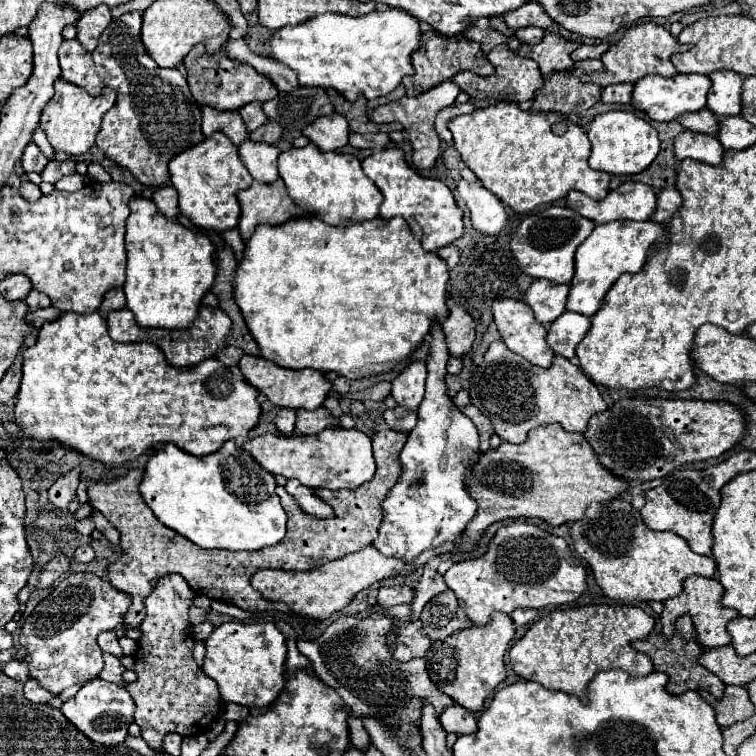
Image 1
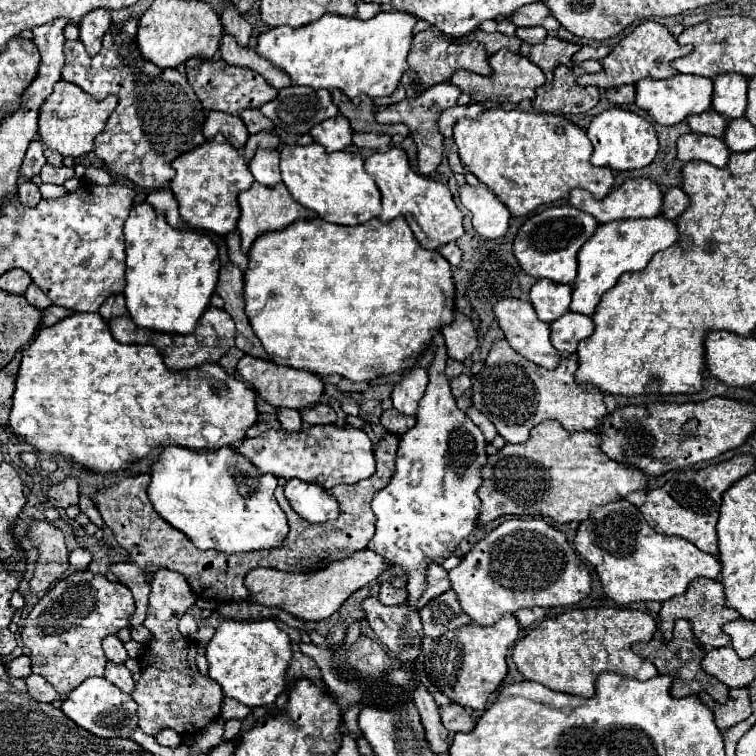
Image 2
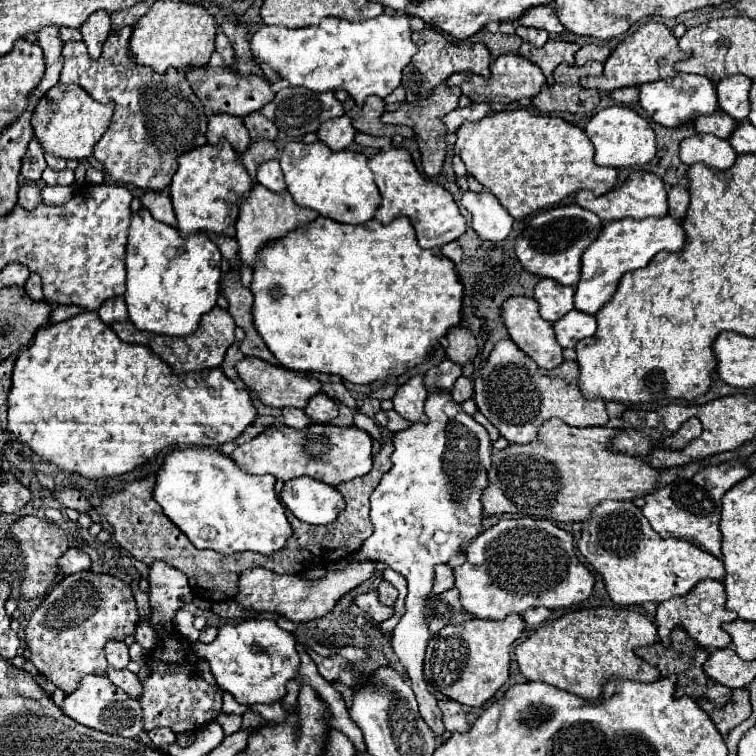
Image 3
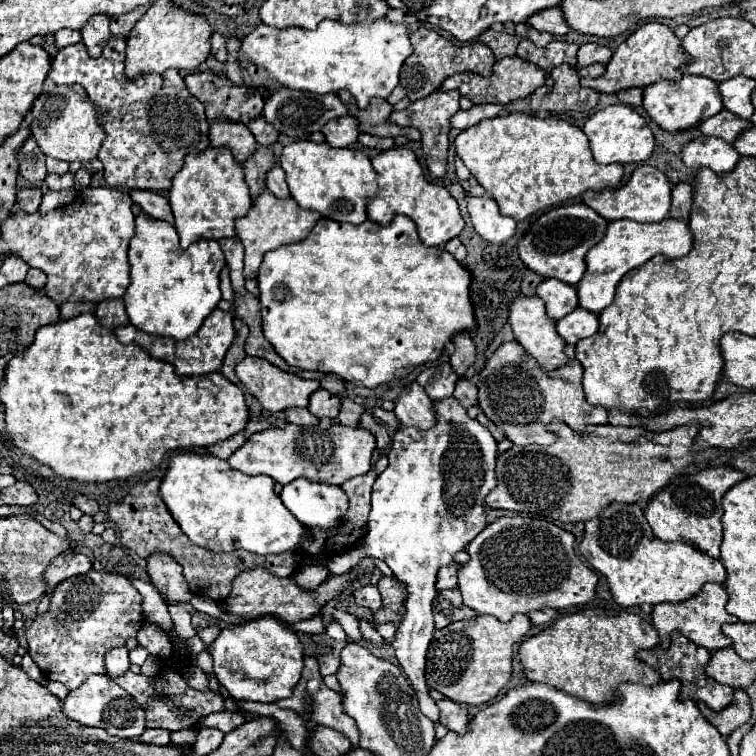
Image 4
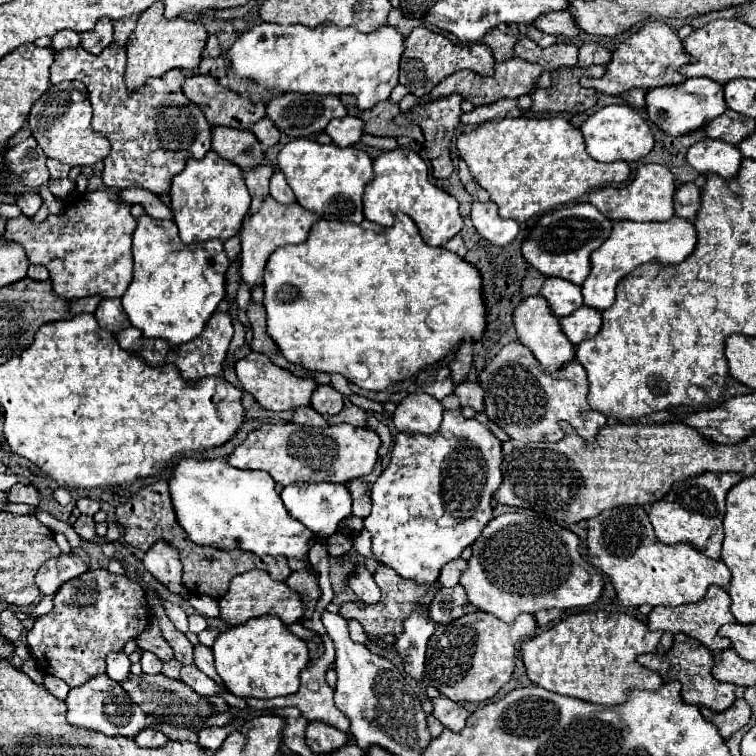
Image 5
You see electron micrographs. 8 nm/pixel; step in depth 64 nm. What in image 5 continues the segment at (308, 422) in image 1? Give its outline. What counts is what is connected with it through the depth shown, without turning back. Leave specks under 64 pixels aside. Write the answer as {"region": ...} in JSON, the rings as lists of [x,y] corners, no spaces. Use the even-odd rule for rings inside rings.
{"region":[[[318,386],[312,394],[312,408],[318,414],[328,414],[334,416],[342,410],[342,394],[334,390],[332,386]]]}

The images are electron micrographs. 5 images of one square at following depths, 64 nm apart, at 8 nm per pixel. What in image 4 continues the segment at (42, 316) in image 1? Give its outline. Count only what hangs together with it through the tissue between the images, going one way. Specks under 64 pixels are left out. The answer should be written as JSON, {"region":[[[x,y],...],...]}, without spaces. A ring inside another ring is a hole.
{"region":[[[70,302],[70,304],[60,304],[60,318],[72,318],[80,316],[84,312],[94,312],[94,304],[88,302]]]}

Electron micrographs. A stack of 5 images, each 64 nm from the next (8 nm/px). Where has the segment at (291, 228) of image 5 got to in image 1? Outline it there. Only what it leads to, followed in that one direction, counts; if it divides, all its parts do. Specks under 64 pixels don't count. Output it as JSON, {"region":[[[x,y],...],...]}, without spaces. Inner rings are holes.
{"region":[[[280,178],[272,184],[254,180],[250,188],[238,192],[238,202],[242,208],[238,230],[244,242],[252,236],[258,224],[282,224],[290,218],[306,216],[306,210],[288,196]]]}

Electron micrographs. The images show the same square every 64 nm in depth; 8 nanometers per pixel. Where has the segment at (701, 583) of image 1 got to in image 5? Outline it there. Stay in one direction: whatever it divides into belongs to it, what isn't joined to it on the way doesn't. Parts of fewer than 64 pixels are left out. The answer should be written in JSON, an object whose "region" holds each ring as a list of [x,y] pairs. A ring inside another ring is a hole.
{"region":[[[710,586],[708,592],[706,592],[706,598],[700,600],[700,602],[682,604],[682,606],[676,606],[676,608],[656,606],[656,608],[652,608],[652,612],[648,614],[648,628],[650,628],[650,630],[662,630],[662,632],[664,632],[662,638],[660,638],[660,648],[662,648],[664,652],[670,650],[676,632],[682,632],[682,634],[686,634],[686,636],[702,642],[710,652],[726,650],[726,648],[730,648],[730,640],[718,636],[718,628],[720,628],[722,624],[728,624],[728,622],[736,622],[736,620],[734,620],[734,616],[730,614],[730,596],[728,596],[728,592],[726,592],[722,586]]]}

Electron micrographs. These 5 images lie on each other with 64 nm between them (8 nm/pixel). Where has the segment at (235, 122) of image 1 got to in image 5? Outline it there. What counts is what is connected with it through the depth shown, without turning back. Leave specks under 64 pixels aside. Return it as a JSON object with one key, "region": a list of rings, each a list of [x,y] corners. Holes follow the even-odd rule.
{"region":[[[216,126],[212,128],[212,150],[232,160],[242,170],[250,170],[264,160],[260,142],[250,130]]]}

